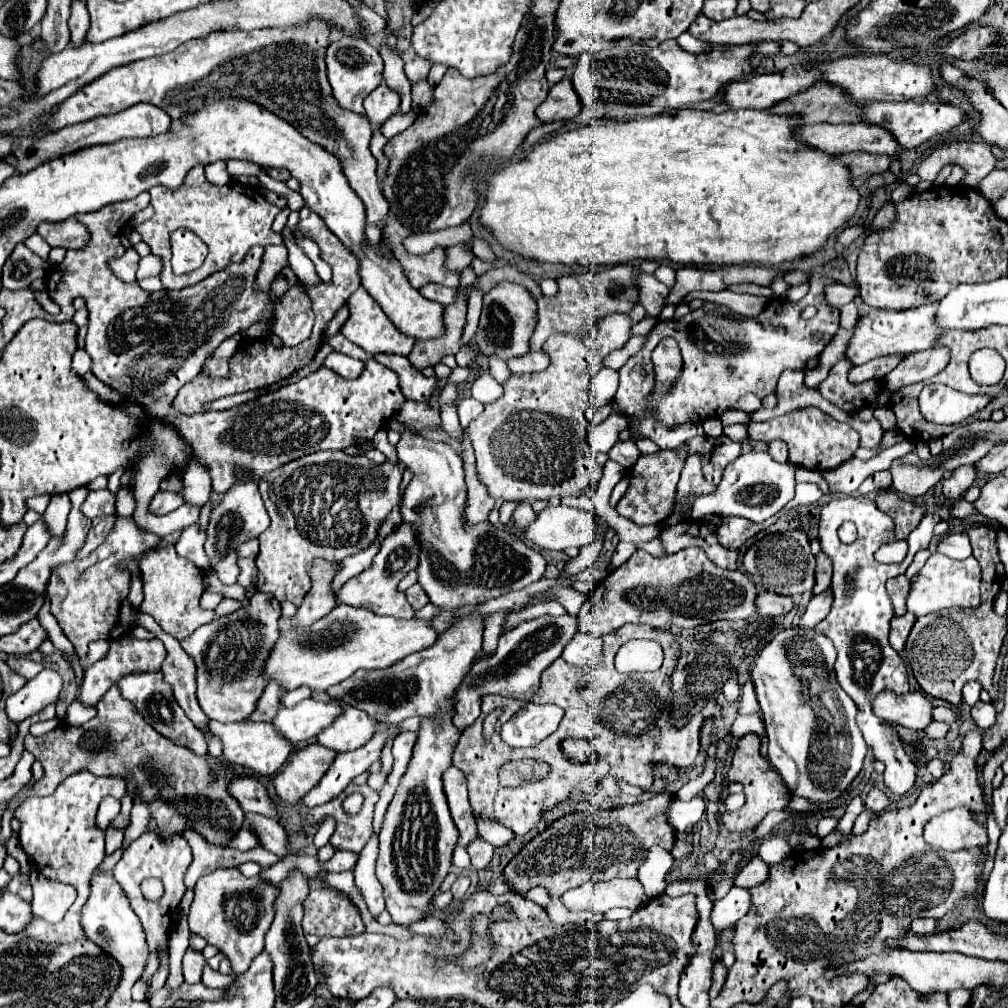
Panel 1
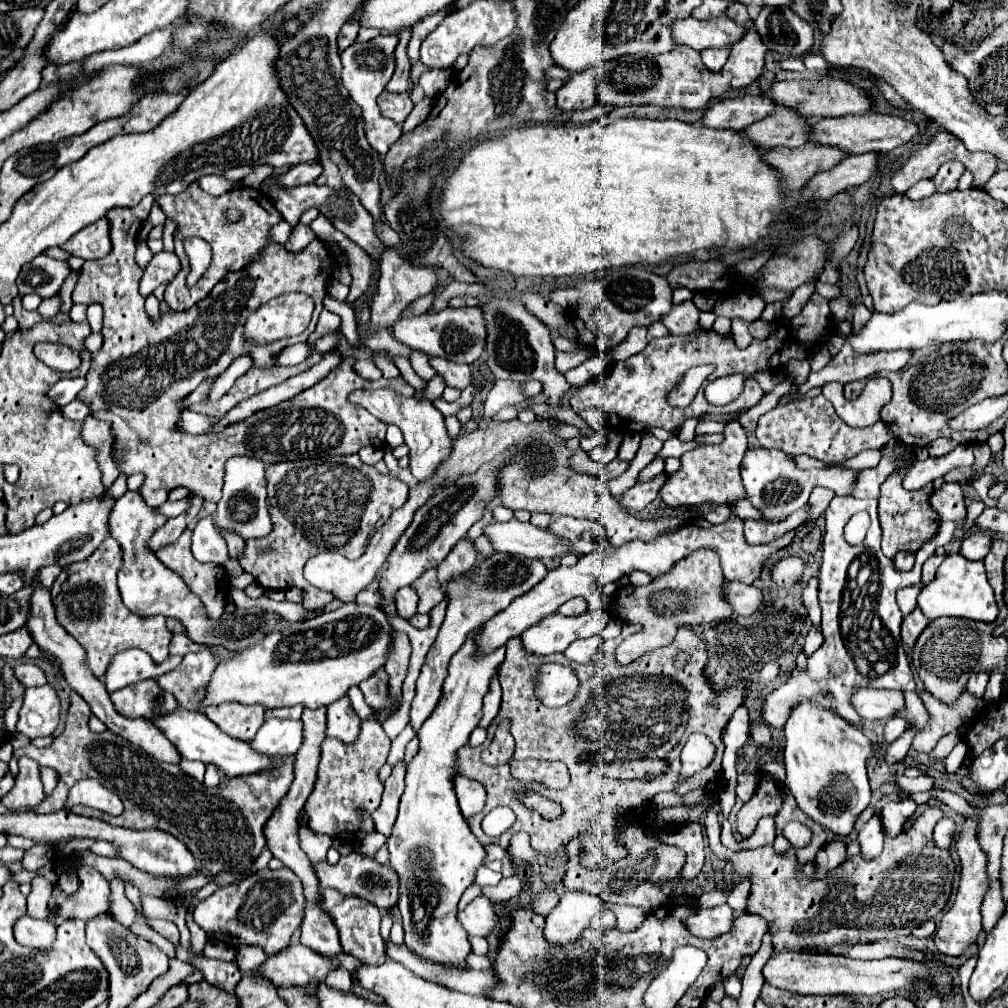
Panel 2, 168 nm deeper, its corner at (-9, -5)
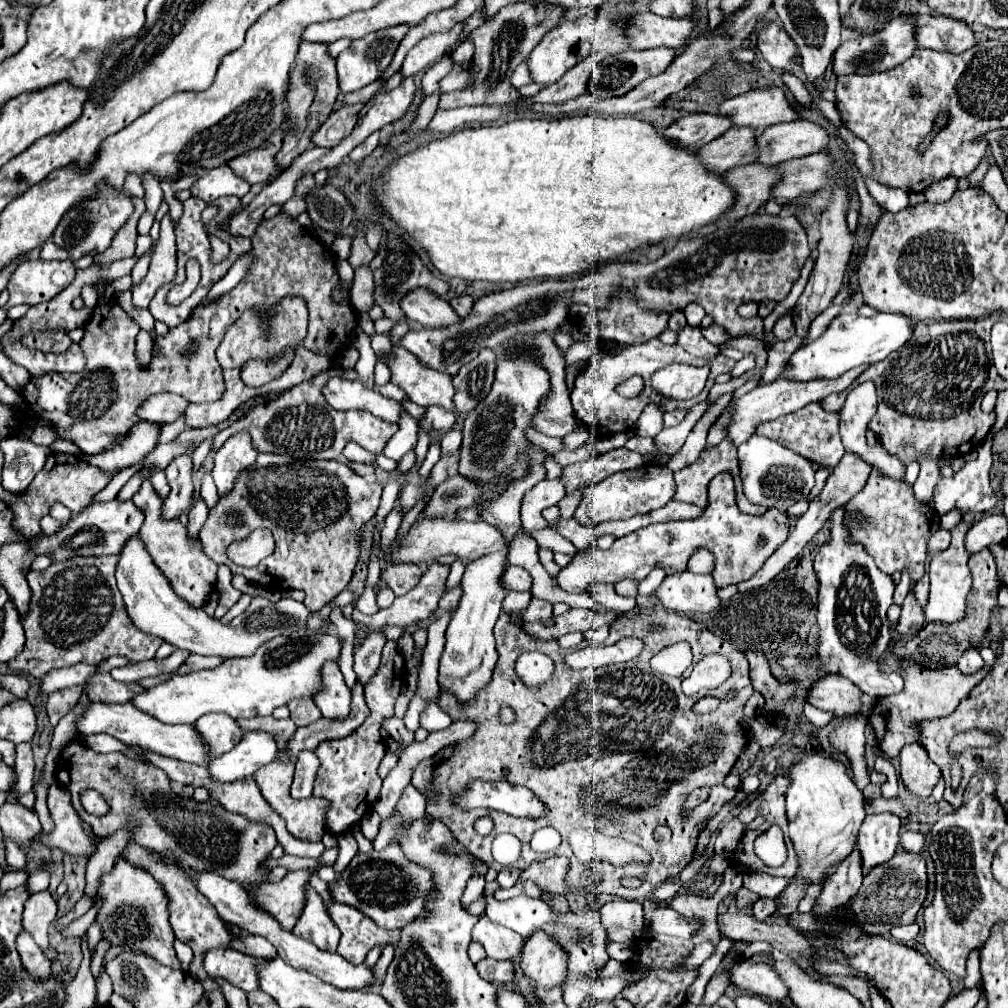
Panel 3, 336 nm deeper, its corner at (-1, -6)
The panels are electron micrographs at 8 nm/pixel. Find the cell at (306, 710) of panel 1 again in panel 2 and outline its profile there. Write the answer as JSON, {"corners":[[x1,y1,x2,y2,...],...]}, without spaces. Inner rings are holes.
{"corners":[[269,717,255,735,255,739,251,741,253,749,275,759,295,755,301,743,303,743,303,723,277,717]]}

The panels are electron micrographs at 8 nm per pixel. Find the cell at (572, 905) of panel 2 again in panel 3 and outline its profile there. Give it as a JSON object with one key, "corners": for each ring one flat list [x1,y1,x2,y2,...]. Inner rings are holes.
{"corners":[[537,932,527,940,521,954,521,970,533,982,533,988,555,988,561,986,567,976,567,954,543,932]]}

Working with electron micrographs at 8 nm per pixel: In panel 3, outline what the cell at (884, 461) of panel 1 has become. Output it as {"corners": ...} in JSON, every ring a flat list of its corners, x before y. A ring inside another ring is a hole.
{"corners":[[753,434,739,446,739,464,745,496,751,502,763,504,767,508,777,508,785,512,795,502,807,498,815,486,815,470,811,468,811,462,807,458,791,452,789,448,783,448,775,440,767,440,757,434]]}

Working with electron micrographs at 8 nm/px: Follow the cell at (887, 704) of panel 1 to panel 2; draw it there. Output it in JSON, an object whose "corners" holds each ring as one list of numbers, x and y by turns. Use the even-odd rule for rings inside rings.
{"corners":[[859,689,853,699,853,707,867,721,887,721,897,717,905,709,903,691,885,691,885,689]]}

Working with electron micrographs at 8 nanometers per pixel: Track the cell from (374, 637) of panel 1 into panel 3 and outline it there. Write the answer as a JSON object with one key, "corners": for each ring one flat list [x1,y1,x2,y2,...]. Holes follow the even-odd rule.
{"corners":[[307,630,293,638,277,636,249,658,227,658,213,670,199,670,183,676,173,674,163,684,135,694,131,704,163,724,193,724,209,712,223,712,233,718,269,716,277,706,293,698,313,698,321,688,319,674,323,662,339,660,339,652,341,638,331,632]]}

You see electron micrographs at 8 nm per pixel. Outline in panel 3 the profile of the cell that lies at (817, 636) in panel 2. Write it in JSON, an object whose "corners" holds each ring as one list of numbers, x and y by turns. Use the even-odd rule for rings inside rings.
{"corners":[[747,649,744,654,749,662,749,675,753,689,761,692,765,699,761,714,781,712,786,703,795,696,798,687,794,683,780,684,773,677,769,662,762,651]]}

